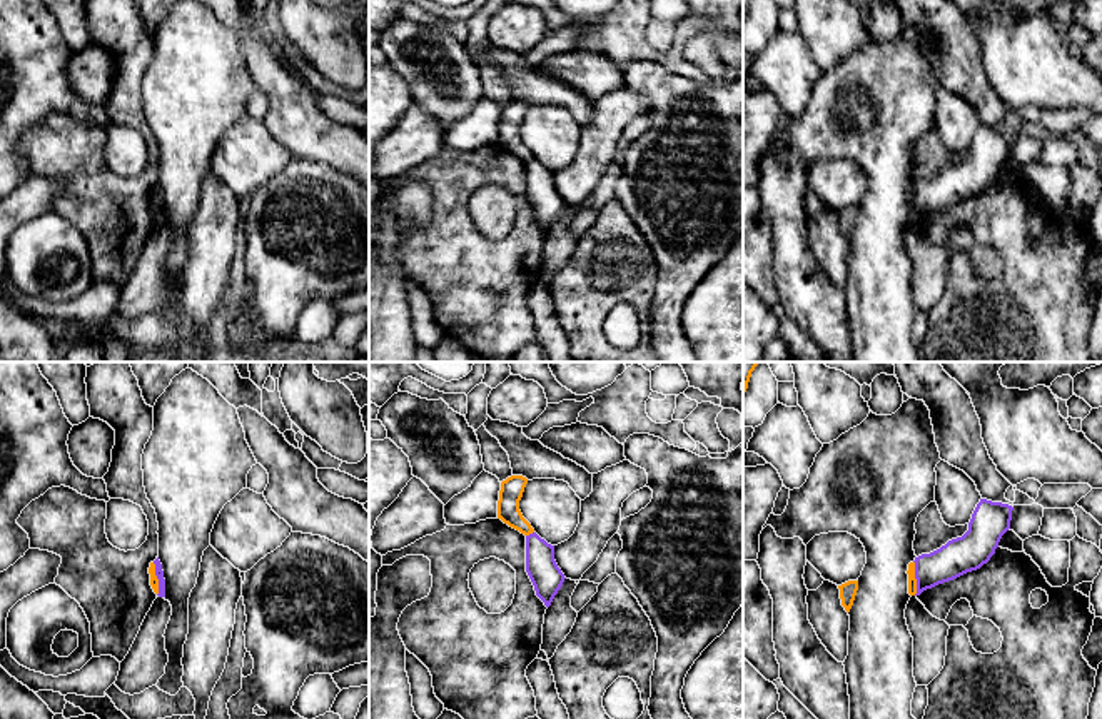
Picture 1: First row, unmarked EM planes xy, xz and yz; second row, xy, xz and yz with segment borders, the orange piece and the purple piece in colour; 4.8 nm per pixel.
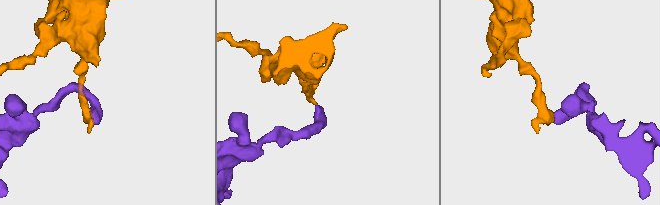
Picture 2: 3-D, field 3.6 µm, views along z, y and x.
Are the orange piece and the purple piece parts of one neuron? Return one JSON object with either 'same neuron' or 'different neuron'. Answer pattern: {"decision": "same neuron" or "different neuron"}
{"decision": "different neuron"}

